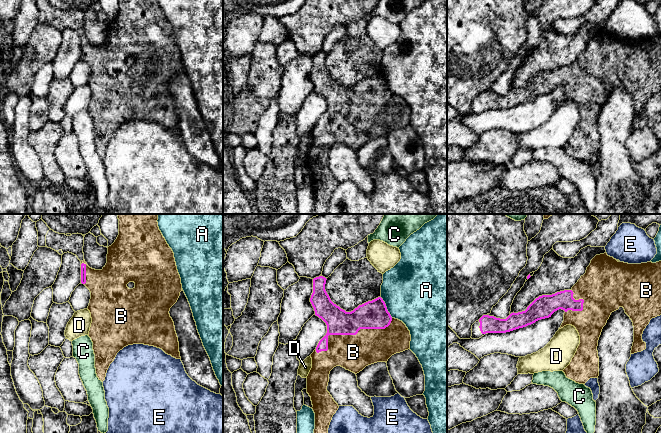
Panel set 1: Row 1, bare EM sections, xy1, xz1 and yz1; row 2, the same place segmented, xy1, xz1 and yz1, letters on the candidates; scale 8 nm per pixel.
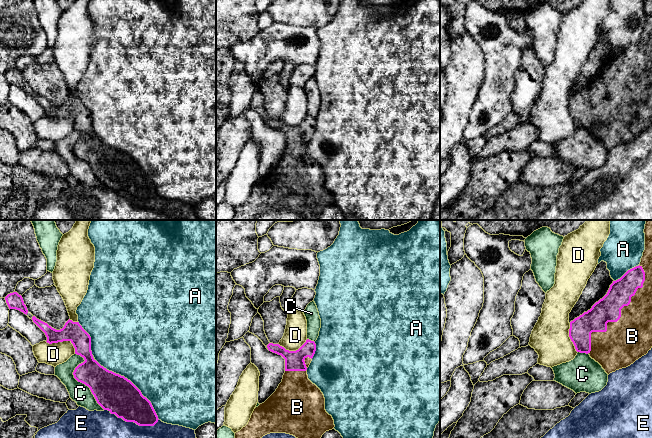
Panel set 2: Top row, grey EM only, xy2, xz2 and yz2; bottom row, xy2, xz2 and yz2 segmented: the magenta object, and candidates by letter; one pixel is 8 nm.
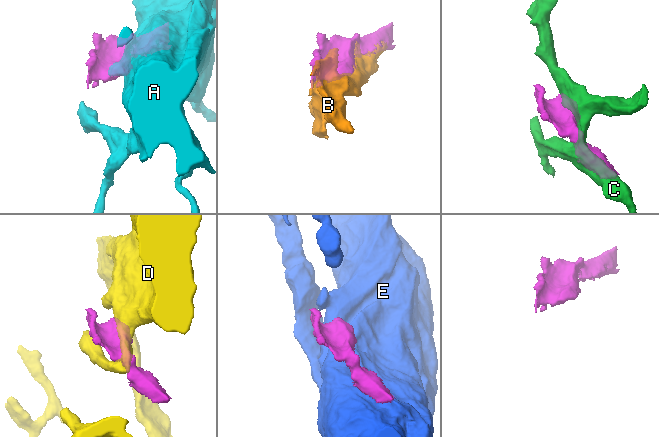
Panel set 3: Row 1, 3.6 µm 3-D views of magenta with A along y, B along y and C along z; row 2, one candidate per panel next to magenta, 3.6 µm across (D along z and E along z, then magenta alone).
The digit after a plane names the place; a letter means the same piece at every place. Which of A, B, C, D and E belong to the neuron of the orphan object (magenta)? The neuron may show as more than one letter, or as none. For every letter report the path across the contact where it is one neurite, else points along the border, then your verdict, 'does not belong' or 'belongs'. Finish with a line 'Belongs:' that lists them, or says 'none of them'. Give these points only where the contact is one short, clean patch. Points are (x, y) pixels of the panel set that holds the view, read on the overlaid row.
A: does not belong
B: belongs
C: does not belong
D: border along xy2 (45, 341), (49, 343), (69, 341), (75, 353); does not belong
E: does not belong
Belongs: B

